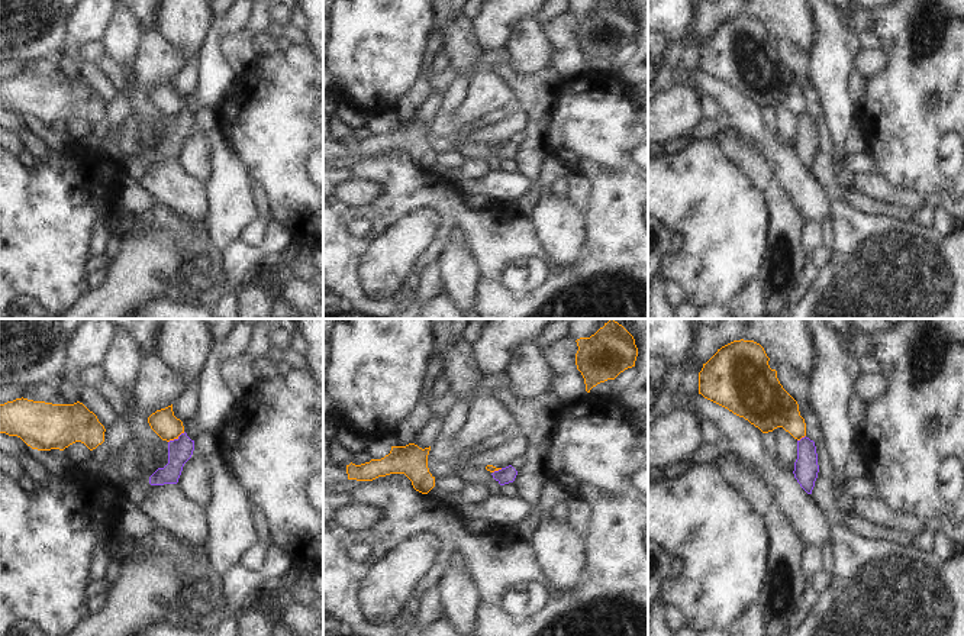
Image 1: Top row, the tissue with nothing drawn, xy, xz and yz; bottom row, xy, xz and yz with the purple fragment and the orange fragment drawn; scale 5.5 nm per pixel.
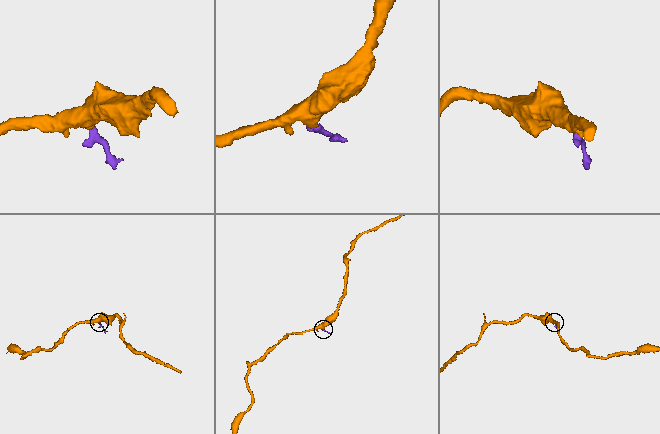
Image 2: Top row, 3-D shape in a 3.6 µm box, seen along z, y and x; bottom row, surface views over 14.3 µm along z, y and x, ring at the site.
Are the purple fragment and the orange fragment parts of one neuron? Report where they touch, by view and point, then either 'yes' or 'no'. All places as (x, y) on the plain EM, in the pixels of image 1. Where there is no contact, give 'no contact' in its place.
xy (176, 115) | no

